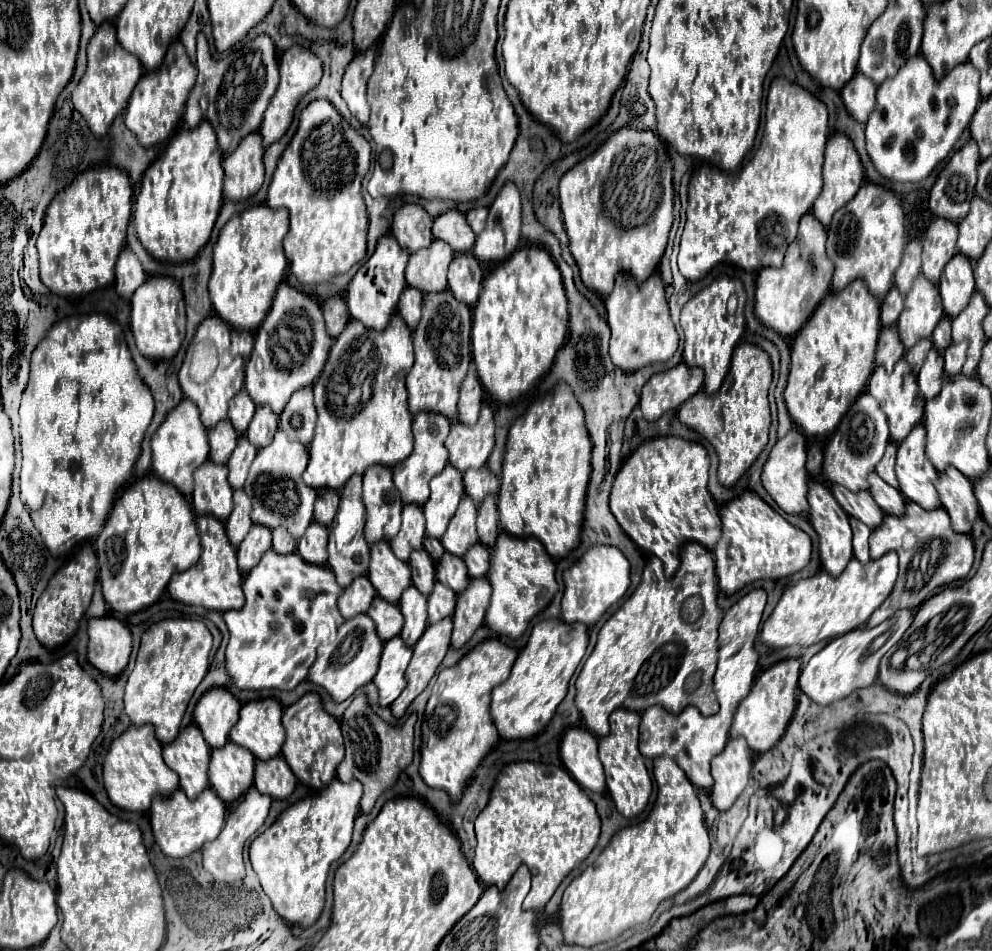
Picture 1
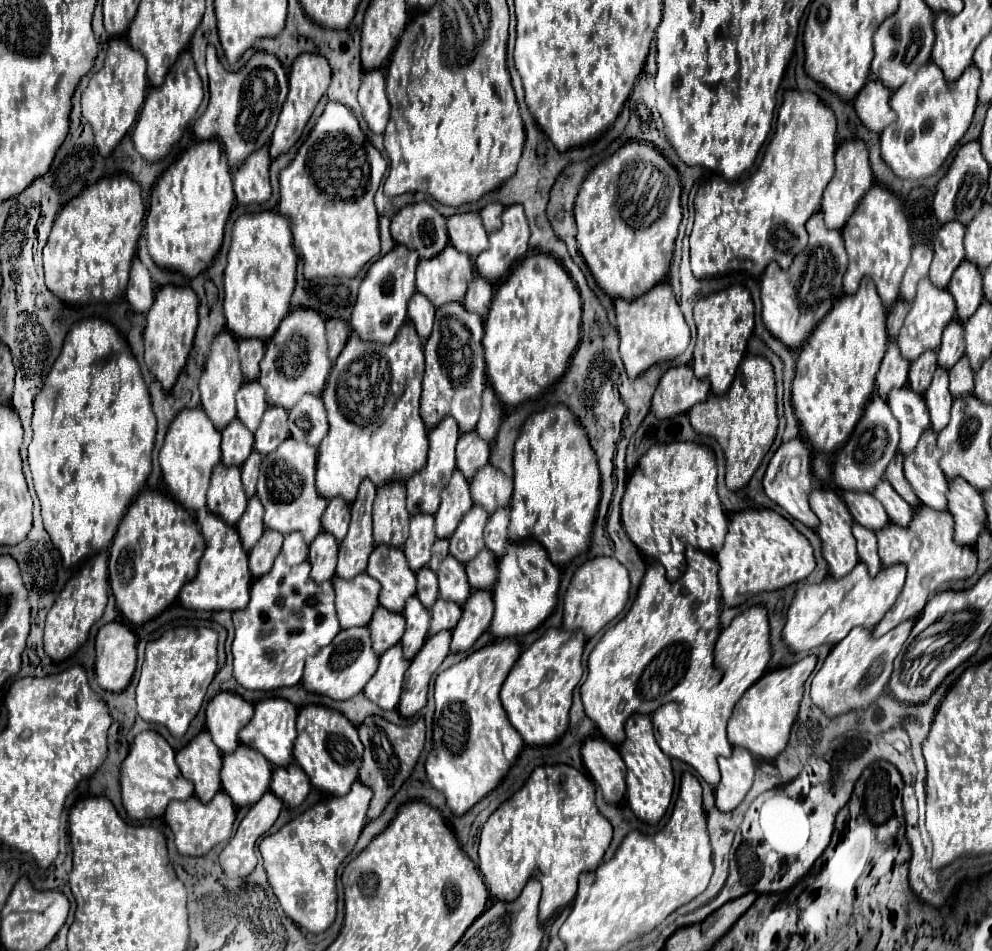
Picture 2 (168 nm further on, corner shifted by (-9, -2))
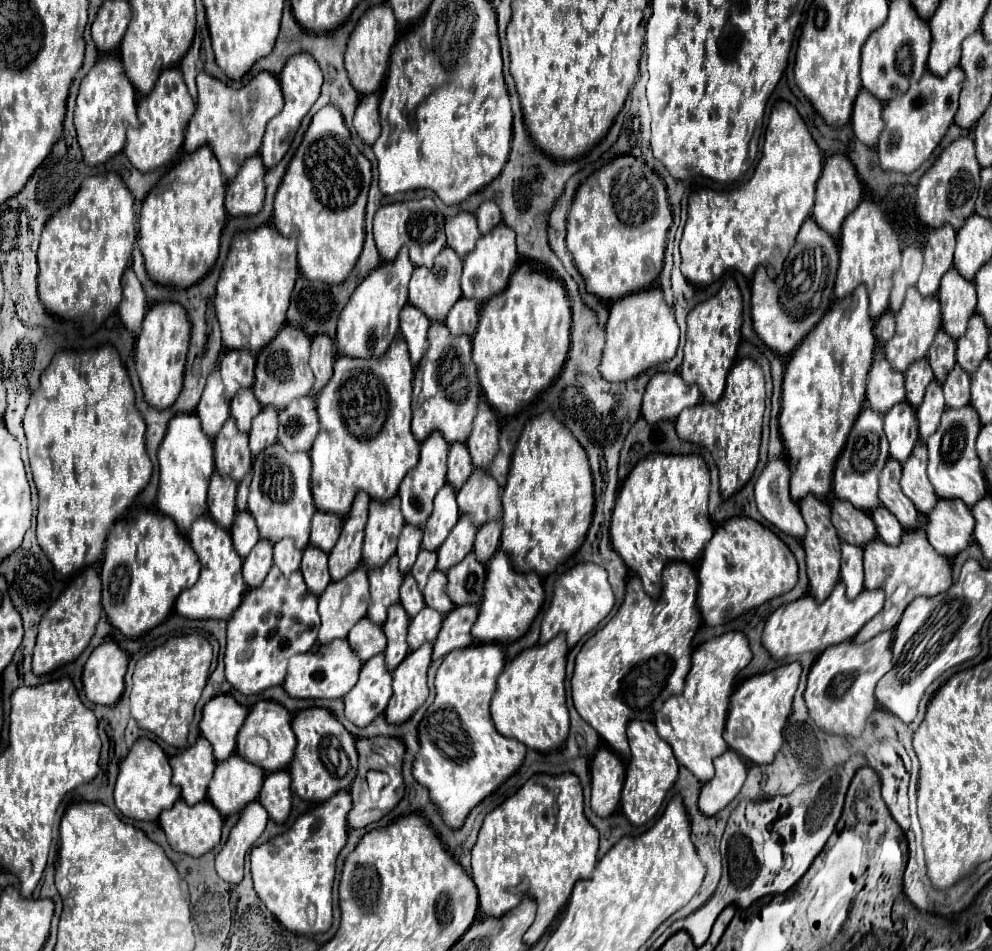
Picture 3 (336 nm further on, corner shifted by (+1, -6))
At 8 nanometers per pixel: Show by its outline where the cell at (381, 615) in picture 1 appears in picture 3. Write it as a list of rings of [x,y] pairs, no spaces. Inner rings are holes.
[[[362,618],[348,634],[348,642],[352,650],[360,656],[362,662],[370,660],[372,656],[384,652],[384,630],[378,624],[372,624],[368,618]]]

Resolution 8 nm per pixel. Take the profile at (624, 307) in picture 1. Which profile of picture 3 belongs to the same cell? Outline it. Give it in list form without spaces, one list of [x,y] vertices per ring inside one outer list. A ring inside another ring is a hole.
[[[648,288],[612,302],[606,322],[606,346],[600,364],[602,378],[608,382],[624,382],[652,366],[672,360],[678,348],[678,334],[674,310],[666,304],[660,288]]]

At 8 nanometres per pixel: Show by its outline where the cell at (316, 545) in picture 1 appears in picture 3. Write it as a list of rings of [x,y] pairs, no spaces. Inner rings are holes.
[[[308,546],[304,550],[300,572],[304,576],[308,592],[312,592],[314,596],[320,596],[320,592],[324,592],[324,588],[330,584],[328,554],[316,546]]]

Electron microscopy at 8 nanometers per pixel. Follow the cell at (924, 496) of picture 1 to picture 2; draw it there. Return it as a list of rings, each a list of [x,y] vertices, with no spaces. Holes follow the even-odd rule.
[[[932,428],[920,436],[916,452],[904,458],[904,472],[924,506],[946,510],[948,480],[940,470],[940,452],[936,446],[936,432]]]

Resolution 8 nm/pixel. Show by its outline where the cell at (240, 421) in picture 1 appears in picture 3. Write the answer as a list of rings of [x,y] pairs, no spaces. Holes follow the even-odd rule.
[[[244,388],[244,392],[238,392],[232,400],[230,400],[230,412],[232,418],[238,422],[238,428],[242,432],[250,432],[250,424],[256,418],[256,414],[262,410],[262,406],[258,404],[252,388]]]

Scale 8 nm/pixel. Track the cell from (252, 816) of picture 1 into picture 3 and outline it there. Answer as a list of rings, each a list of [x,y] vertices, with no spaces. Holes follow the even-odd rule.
[[[254,800],[250,802],[236,826],[230,830],[230,836],[222,850],[216,854],[216,872],[228,884],[238,884],[244,872],[244,856],[254,846],[258,836],[264,832],[268,822],[266,808]]]

